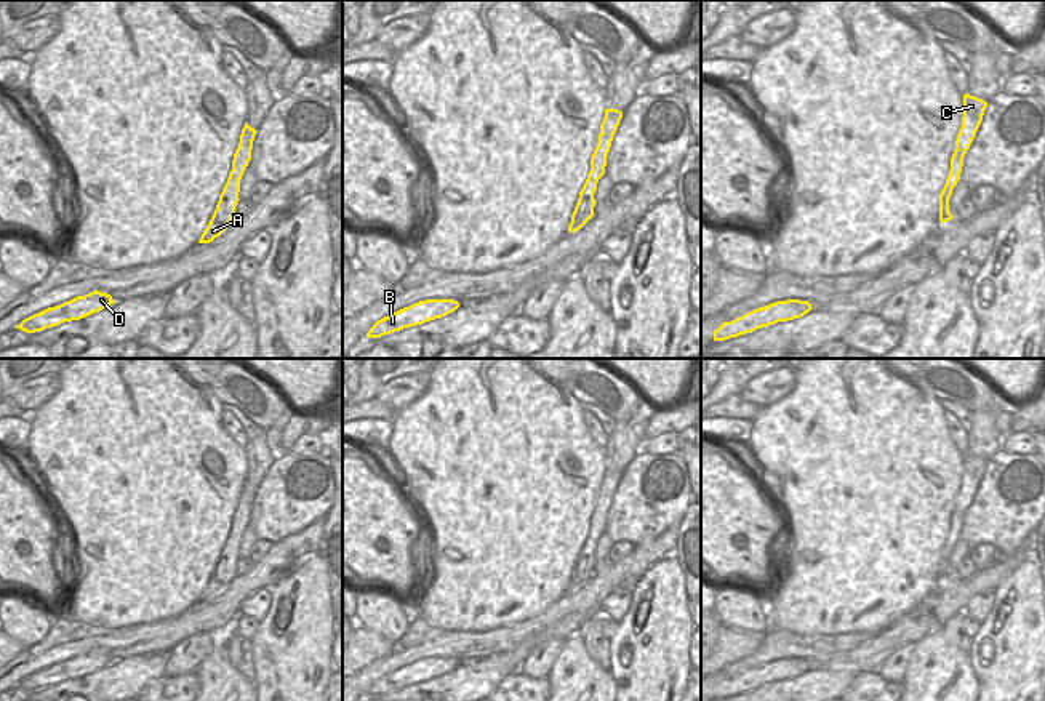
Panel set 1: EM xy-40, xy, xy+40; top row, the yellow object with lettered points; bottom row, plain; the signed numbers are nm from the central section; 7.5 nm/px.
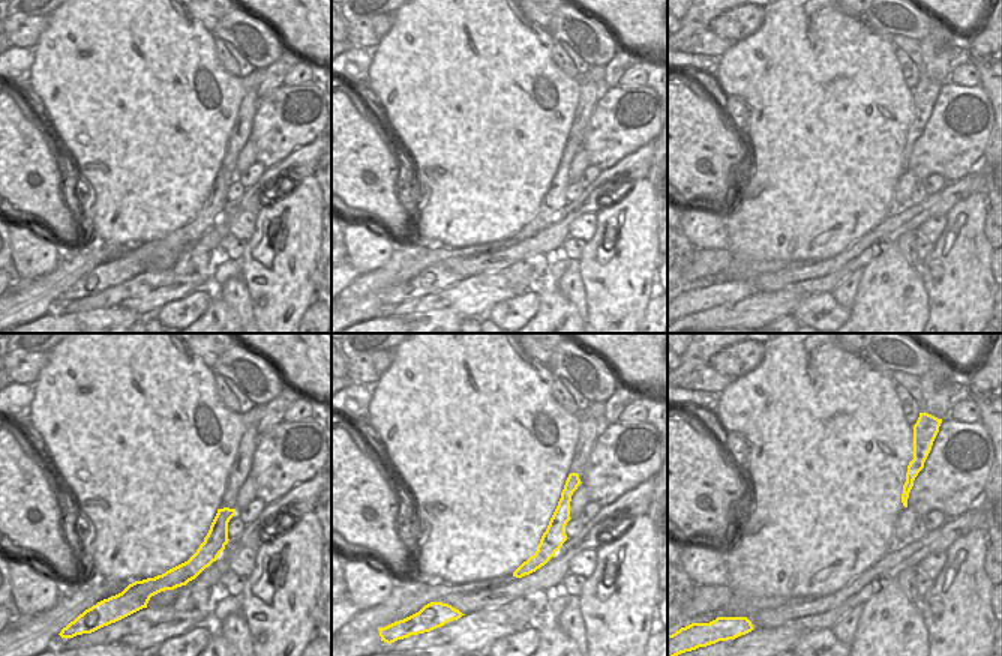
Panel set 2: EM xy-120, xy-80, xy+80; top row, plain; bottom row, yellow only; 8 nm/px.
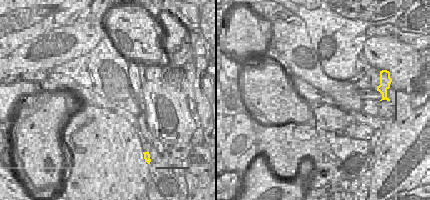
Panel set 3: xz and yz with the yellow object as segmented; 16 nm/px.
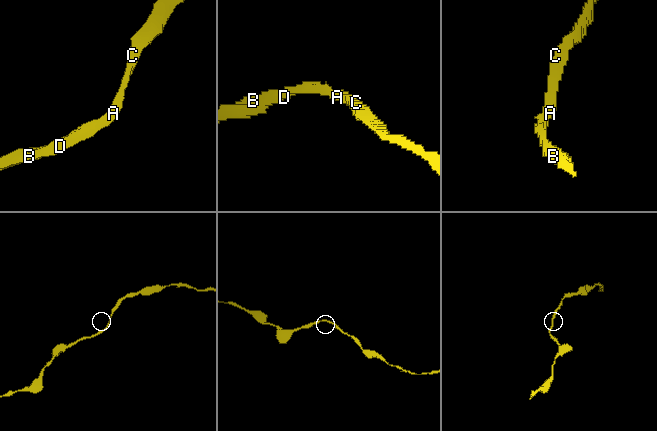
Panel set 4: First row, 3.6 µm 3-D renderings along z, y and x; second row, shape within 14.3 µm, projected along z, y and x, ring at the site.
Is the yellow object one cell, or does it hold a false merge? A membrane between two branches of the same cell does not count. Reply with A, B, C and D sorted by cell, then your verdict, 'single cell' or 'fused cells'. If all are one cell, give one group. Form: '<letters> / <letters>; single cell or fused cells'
A B C D; single cell

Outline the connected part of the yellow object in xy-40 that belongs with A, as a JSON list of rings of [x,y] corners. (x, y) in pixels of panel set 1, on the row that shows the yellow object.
[[[246,122],[240,134],[240,142],[238,147],[234,154],[232,160],[232,170],[229,173],[227,182],[219,195],[219,202],[216,205],[216,210],[203,230],[198,243],[210,243],[216,237],[221,235],[222,230],[227,229],[227,226],[234,221],[235,214],[235,206],[238,203],[238,192],[240,192],[240,179],[251,160],[251,149],[253,149],[253,141],[256,136],[256,130],[251,128]]]

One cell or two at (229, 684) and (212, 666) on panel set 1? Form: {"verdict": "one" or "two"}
{"verdict": "one"}

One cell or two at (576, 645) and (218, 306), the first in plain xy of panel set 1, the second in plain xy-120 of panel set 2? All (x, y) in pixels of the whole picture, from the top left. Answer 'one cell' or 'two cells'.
one cell

